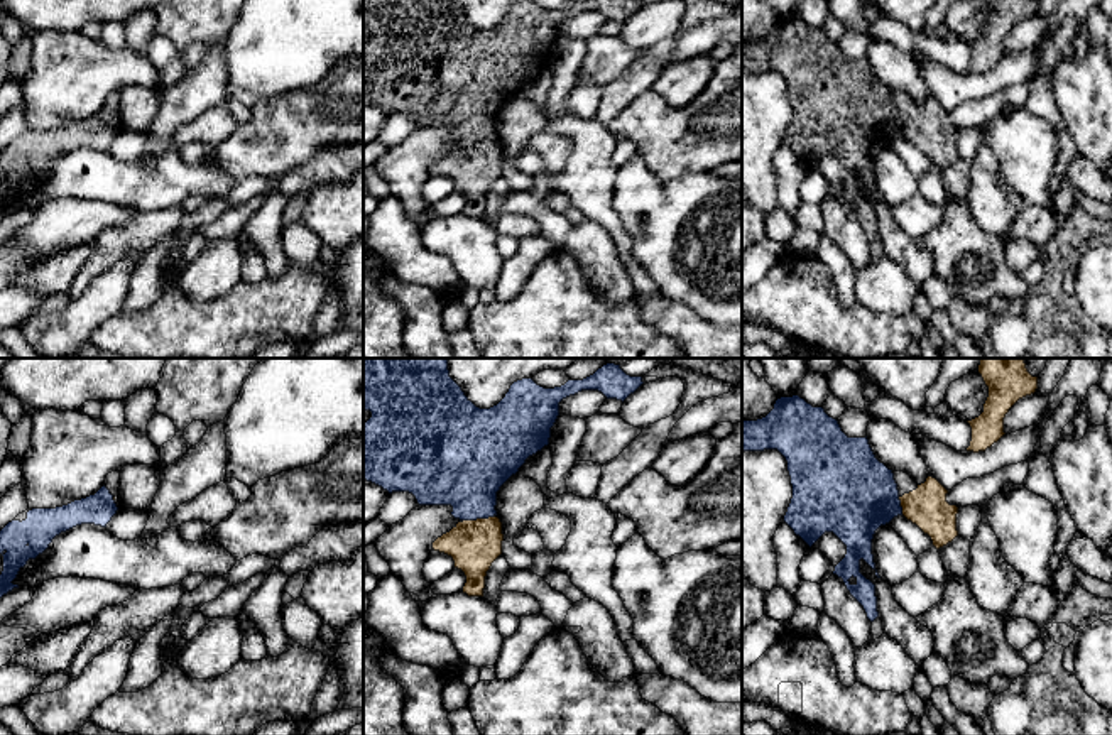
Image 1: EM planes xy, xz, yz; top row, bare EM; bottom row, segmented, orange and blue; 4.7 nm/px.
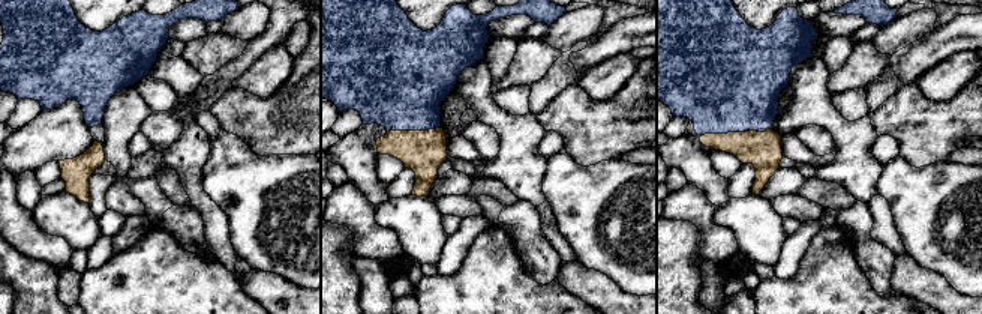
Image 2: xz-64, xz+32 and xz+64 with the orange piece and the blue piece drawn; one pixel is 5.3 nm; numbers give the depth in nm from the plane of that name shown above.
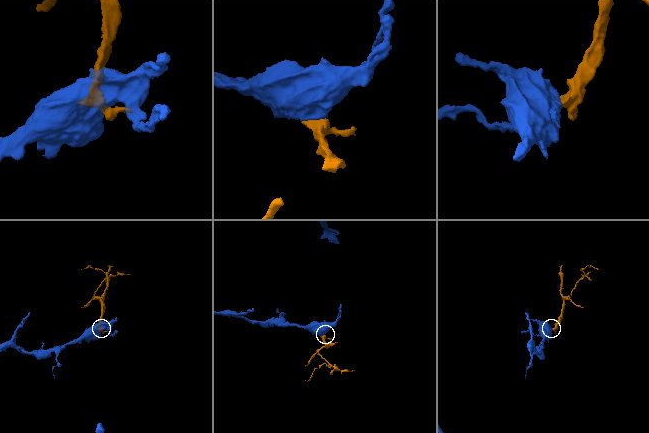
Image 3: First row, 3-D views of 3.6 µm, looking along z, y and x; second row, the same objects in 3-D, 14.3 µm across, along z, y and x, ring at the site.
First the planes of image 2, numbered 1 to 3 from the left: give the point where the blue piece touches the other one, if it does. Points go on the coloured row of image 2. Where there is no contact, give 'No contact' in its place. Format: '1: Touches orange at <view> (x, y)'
1: No contact
2: Touches orange at xz+32 (413, 131)
3: Touches orange at xz+64 (736, 132)

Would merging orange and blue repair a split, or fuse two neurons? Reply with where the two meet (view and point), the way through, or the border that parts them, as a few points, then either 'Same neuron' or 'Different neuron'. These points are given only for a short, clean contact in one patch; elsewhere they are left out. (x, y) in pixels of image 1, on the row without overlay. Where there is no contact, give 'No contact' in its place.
Touches orange at xz (477, 141). Path across: xz (474, 166), (477, 163), (477, 141), (465, 90). Same neuron

